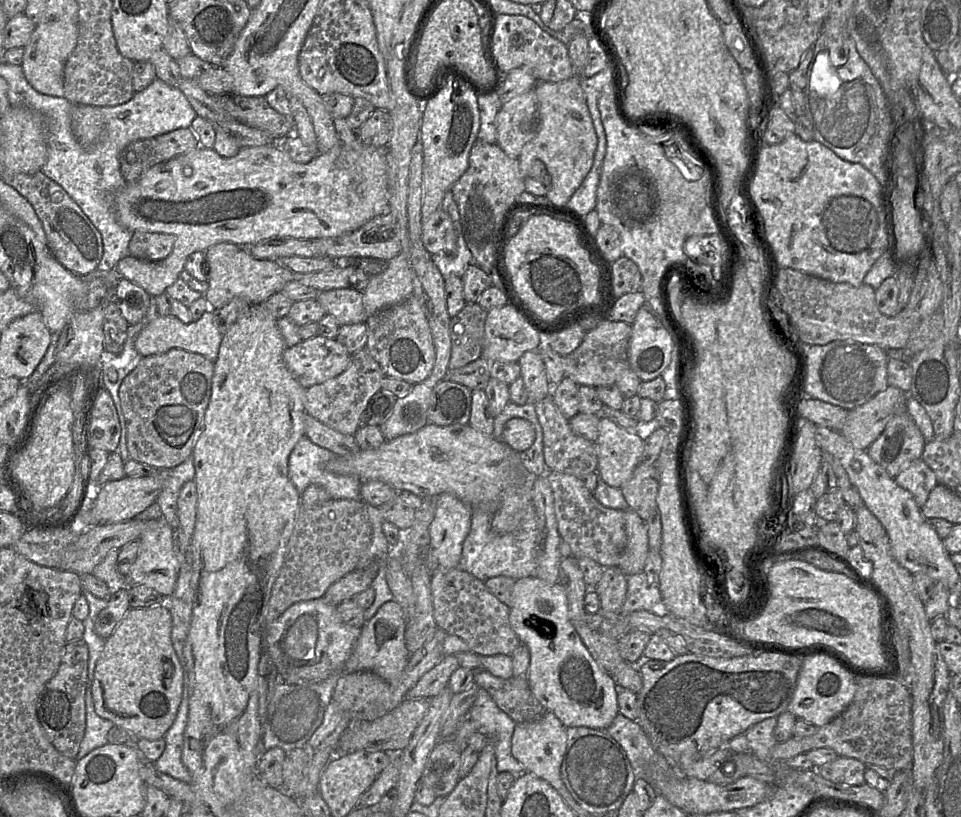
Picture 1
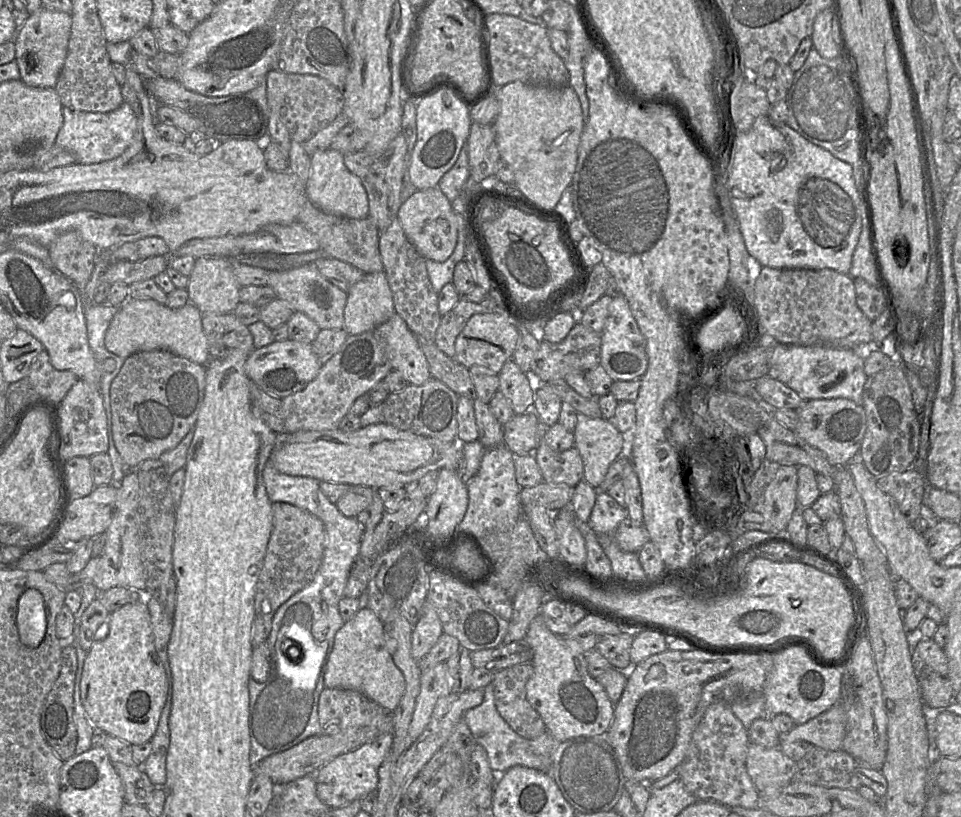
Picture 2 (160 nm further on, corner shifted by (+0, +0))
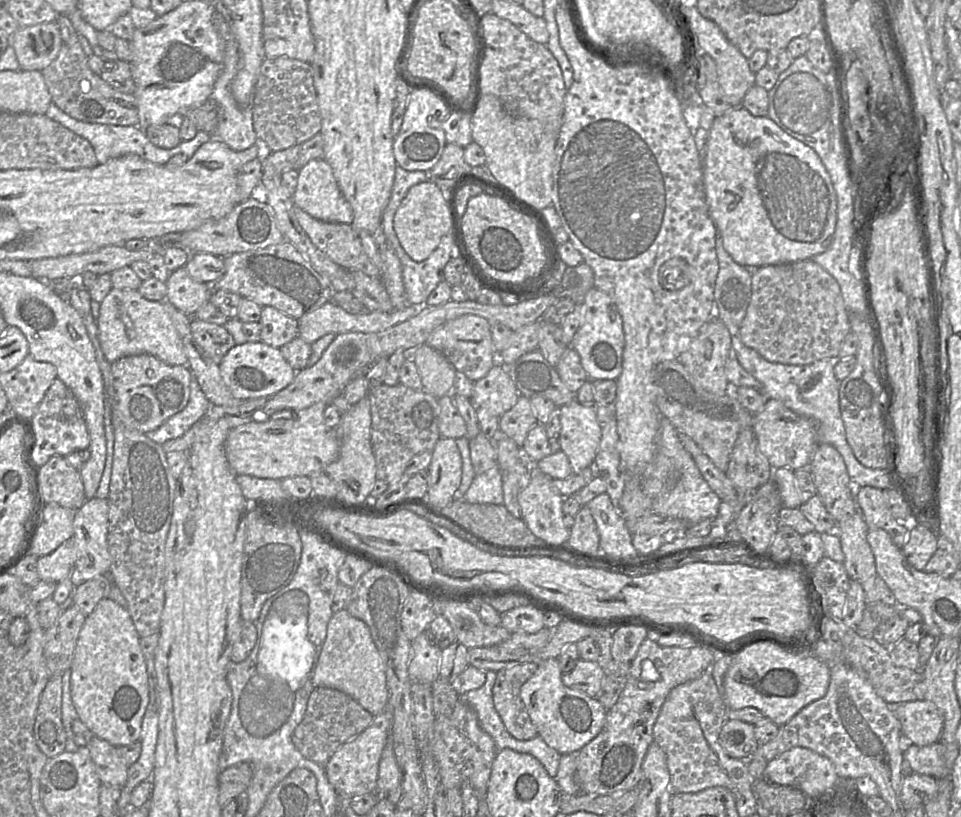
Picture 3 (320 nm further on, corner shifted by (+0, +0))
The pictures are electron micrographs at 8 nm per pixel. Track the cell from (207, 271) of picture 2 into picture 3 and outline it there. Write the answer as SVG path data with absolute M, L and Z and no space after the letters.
M185 266L172 272L165 283L166 301L190 317L209 301L214 291L210 284L193 280Z

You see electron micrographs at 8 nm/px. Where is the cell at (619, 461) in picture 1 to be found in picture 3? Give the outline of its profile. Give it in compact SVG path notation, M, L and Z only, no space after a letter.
M577 400L558 407L560 416L560 450L568 457L573 473L578 474L593 466L601 440L601 424L597 420L595 407L584 406Z

